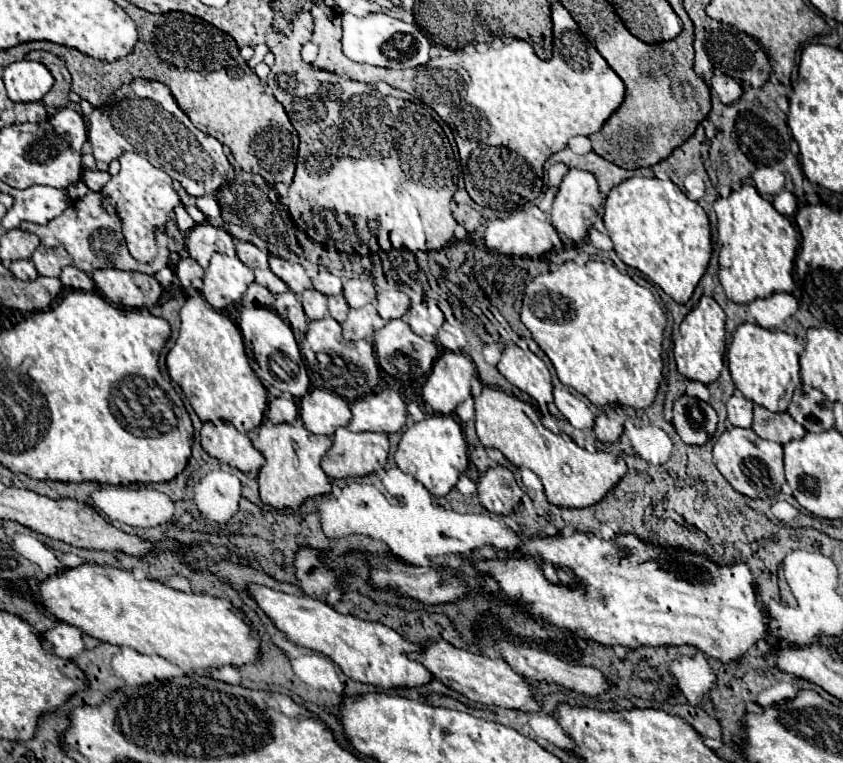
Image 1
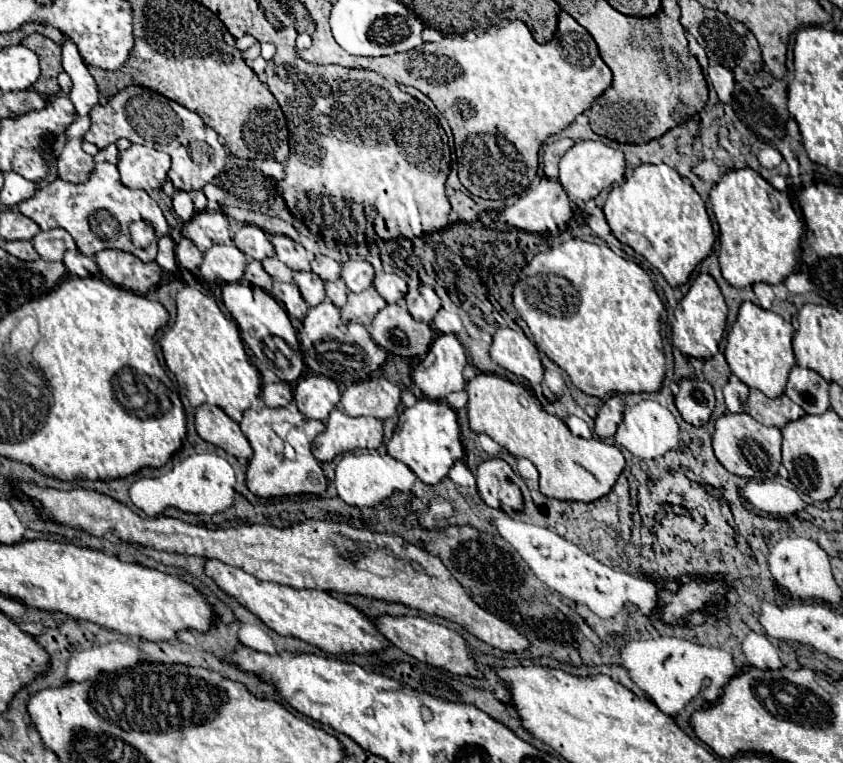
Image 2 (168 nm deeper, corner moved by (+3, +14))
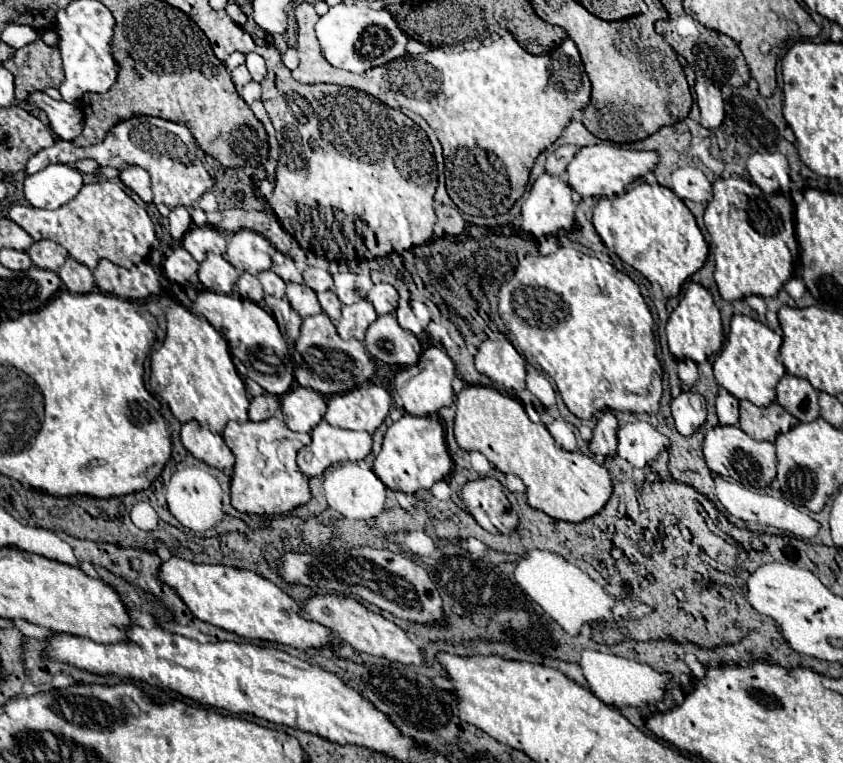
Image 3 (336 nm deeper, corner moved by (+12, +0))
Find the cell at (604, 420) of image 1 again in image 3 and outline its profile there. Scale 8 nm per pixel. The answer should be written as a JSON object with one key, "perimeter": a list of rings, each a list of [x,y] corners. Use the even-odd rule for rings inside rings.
{"perimeter":[[[606,412],[602,414],[602,418],[598,420],[596,428],[594,428],[594,436],[590,440],[590,450],[596,456],[616,456],[616,430],[618,430],[618,422],[614,418],[614,414]]]}

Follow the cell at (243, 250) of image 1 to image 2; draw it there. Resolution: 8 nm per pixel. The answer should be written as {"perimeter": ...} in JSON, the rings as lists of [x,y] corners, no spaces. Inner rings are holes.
{"perimeter":[[[245,224],[235,234],[235,246],[243,254],[247,254],[247,256],[251,256],[255,260],[263,260],[263,258],[275,254],[275,250],[273,250],[273,246],[269,242],[269,234],[263,232],[261,228],[253,226],[253,224]]]}

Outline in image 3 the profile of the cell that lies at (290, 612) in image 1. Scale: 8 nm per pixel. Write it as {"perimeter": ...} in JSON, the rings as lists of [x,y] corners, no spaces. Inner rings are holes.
{"perimeter":[[[172,556],[158,570],[158,578],[182,598],[182,602],[198,620],[234,632],[240,638],[262,638],[270,642],[288,644],[300,650],[318,648],[334,642],[334,634],[328,628],[322,628],[322,624],[314,624],[312,620],[298,616],[298,602],[294,602],[278,586],[258,576],[256,572],[238,570],[222,564],[196,564]]]}

